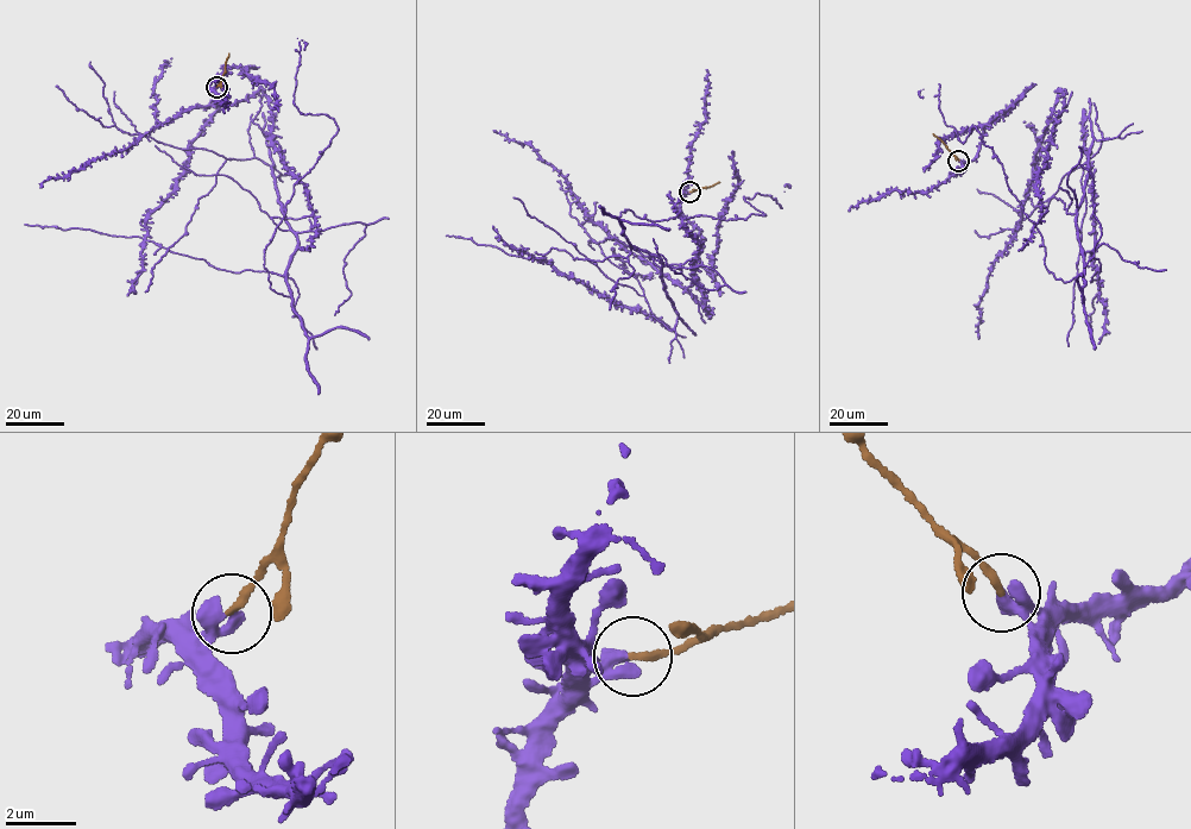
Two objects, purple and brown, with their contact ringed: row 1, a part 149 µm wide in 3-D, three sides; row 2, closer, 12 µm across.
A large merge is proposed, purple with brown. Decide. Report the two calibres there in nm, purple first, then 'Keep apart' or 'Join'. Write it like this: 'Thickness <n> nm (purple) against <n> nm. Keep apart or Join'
Thickness 320 nm (purple) against 220 nm. Keep apart

